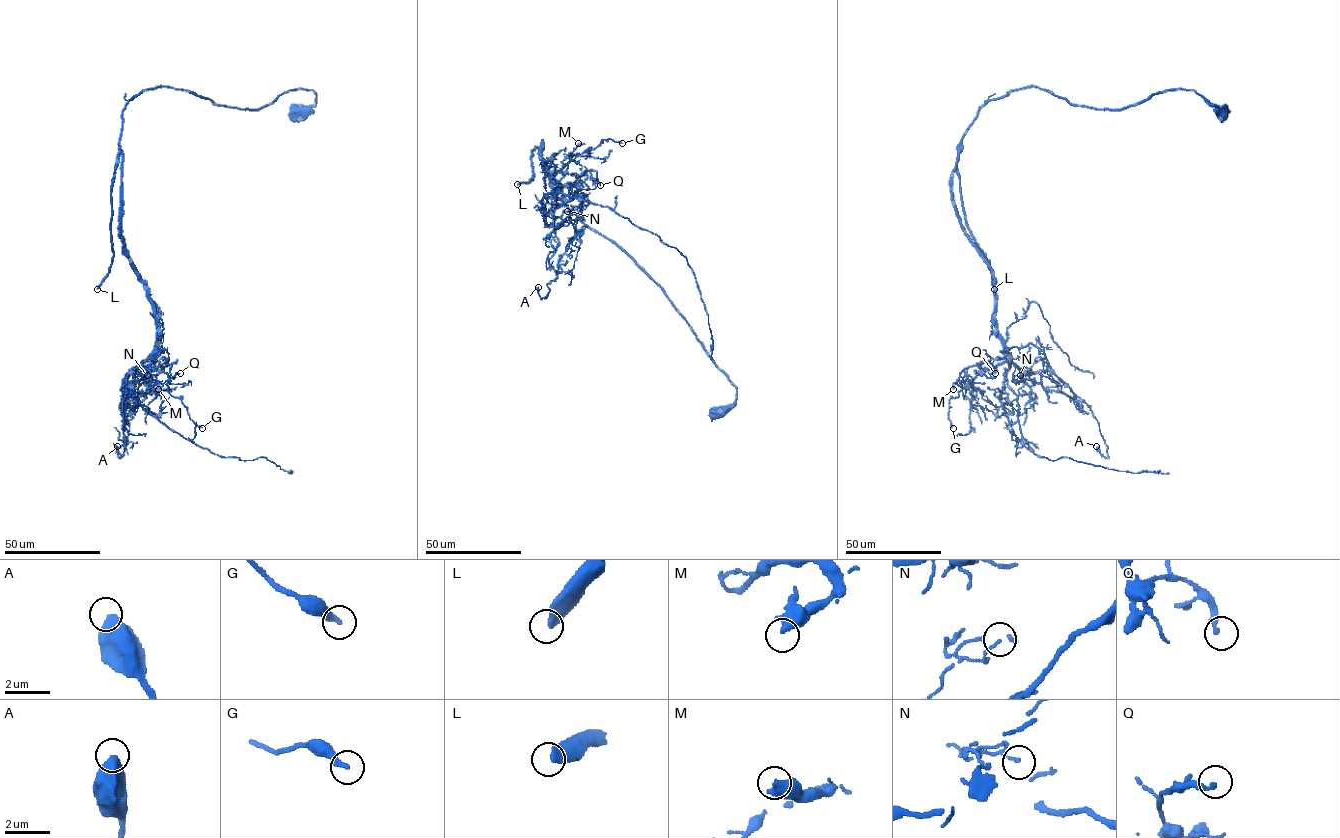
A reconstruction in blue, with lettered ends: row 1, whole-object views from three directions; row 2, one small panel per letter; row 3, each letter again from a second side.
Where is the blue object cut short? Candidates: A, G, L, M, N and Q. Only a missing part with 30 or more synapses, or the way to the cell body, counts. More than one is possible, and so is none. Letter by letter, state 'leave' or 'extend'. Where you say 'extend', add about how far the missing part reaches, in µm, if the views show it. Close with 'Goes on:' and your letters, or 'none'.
A: leave
G: leave
L: extend | 1500 µm
M: leave
N: leave
Q: leave
Goes on: L

